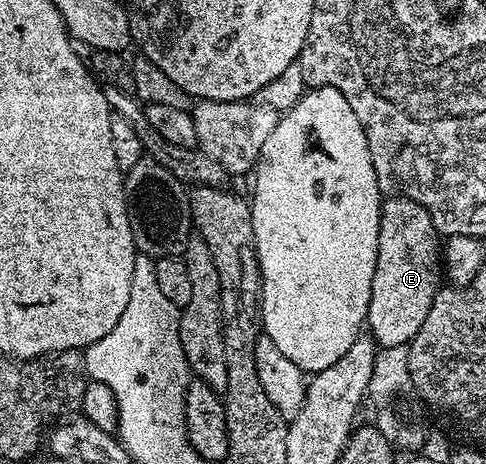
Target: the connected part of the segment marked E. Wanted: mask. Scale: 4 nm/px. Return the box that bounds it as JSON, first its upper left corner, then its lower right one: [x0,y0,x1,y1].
[365,197,442,348]

